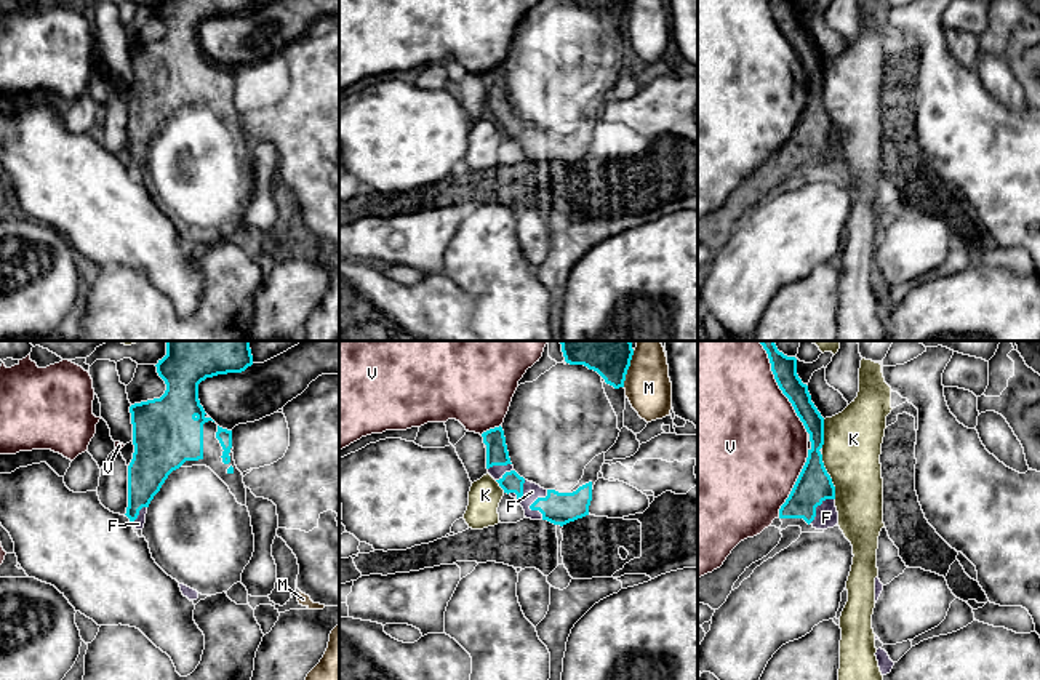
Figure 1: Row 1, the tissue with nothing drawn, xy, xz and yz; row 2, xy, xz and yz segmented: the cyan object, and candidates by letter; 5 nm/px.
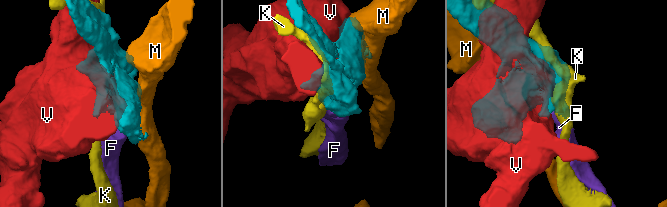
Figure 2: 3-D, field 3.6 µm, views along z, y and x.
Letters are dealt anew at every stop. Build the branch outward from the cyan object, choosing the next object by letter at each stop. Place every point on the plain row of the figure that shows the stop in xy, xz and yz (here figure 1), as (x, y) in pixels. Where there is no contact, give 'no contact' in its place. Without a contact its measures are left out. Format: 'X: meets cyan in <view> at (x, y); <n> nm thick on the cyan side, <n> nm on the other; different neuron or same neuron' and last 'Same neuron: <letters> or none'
F: meets cyan in xz at (532, 146); 160 nm thick on the cyan side, 90 nm on the other; same neuron
K: meets cyan in yz at (829, 119); 180 nm thick on the cyan side, 300 nm on the other; different neuron
M: meets cyan in xz at (626, 15); 130 nm thick on the cyan side, 240 nm on the other; different neuron
V: meets cyan in yz at (784, 36); 120 nm thick on the cyan side, 500 nm on the other; different neuron
Same neuron: F

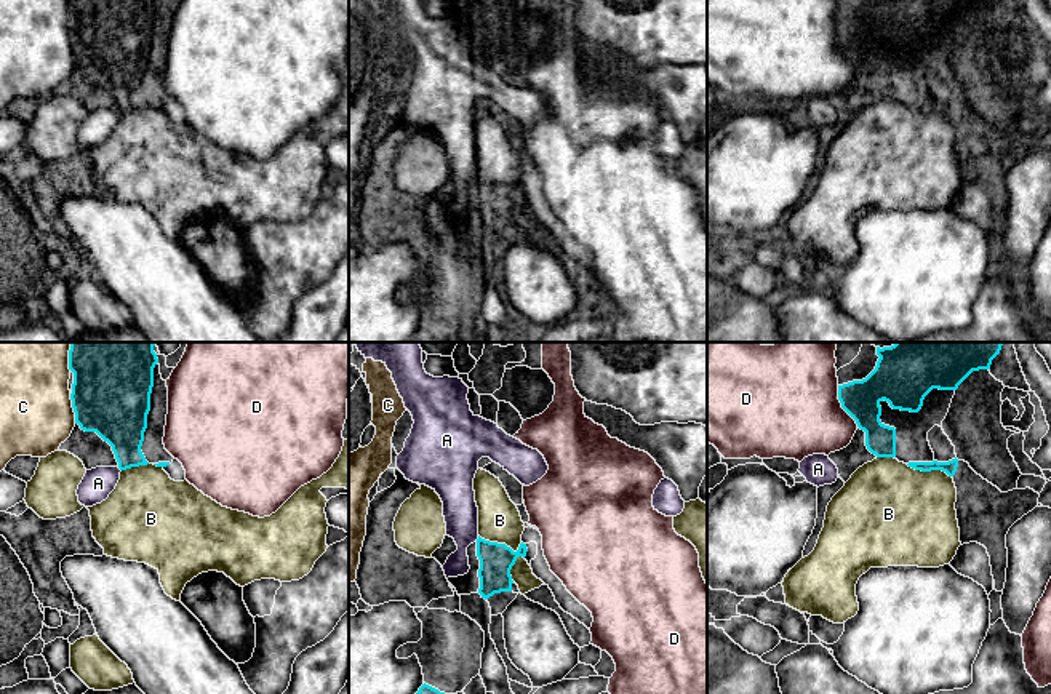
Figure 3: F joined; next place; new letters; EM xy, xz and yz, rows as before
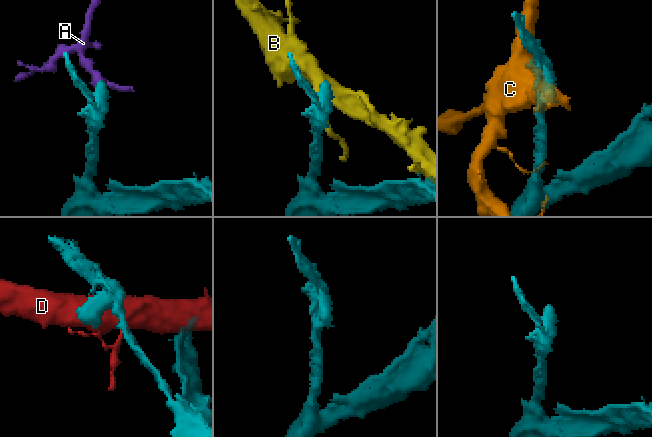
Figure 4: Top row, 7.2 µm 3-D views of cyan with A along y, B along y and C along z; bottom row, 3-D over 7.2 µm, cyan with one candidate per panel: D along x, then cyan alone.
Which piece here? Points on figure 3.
A: meets cyan in xz at (477, 181); 170 nm thick on the cyan side, 180 nm on the other; different neuron
B: meets cyan in xz at (501, 186); 170 nm thick on the cyan side, 220 nm on the other; different neuron
C: meets cyan in xy at (72, 48); 380 nm thick on the cyan side, 360 nm on the other; different neuron
D: meets cyan in yz at (842, 48); 190 nm thick on the cyan side, 480 nm on the other; different neuron
Same neuron: none

